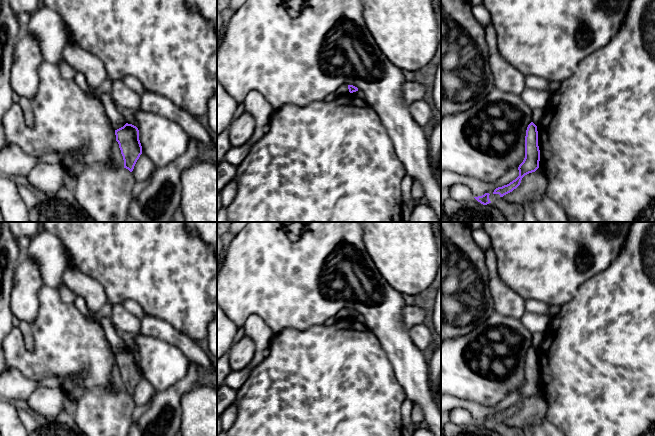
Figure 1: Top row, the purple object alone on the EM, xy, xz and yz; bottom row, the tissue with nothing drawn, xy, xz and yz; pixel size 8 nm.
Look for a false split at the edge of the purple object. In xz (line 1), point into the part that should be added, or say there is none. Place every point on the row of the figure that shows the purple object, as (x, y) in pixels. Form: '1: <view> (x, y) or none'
1: none

